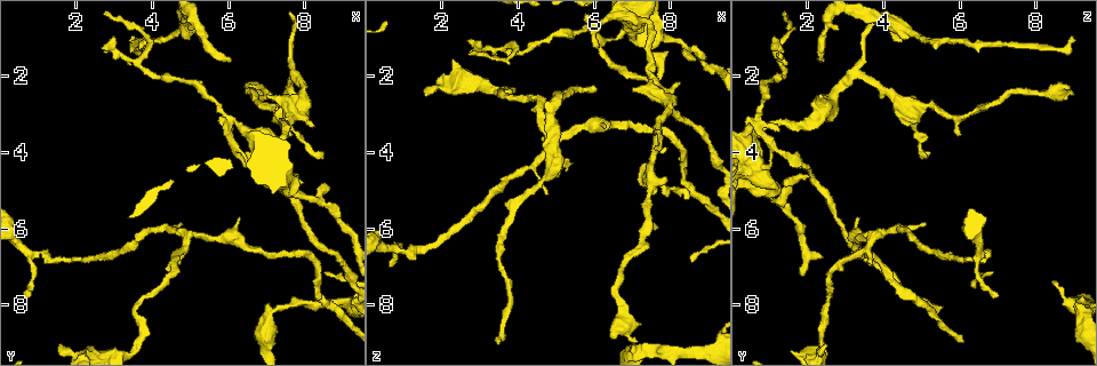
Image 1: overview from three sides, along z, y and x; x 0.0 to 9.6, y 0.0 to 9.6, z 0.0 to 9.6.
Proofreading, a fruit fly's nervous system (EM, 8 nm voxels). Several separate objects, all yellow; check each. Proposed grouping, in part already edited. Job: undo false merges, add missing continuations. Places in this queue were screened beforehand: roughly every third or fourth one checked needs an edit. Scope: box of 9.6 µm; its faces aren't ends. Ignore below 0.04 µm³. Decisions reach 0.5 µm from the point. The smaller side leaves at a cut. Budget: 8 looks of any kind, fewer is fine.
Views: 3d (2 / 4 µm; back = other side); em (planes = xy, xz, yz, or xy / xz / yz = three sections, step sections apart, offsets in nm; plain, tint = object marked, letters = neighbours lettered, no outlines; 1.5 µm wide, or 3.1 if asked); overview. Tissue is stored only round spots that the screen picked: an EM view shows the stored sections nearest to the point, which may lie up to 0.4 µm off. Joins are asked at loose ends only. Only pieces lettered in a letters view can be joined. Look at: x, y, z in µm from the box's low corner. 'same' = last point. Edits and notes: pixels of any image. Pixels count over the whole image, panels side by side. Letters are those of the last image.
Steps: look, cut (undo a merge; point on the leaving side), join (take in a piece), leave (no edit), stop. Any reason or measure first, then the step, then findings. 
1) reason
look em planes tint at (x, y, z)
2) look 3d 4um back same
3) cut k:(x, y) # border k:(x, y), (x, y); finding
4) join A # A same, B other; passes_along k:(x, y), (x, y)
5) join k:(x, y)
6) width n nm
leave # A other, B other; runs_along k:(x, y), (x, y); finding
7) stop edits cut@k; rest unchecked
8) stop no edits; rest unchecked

branch stops here
look em xy step 4 letters at (8.30, 3.30, 2.25)

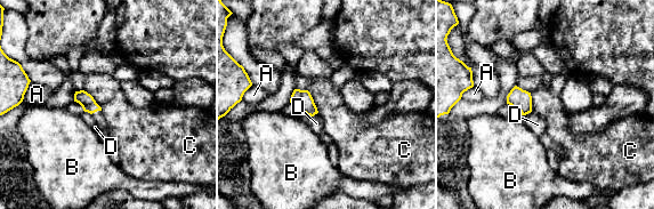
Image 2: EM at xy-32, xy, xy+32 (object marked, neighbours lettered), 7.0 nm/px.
look em xz step 8 letters same

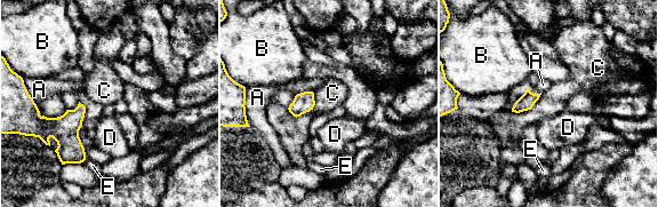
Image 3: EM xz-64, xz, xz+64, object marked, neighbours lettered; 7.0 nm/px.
leave # A other, B other, C other, D other, E other; border 3:(312, 92), (313, 109); no lettered piece goes on from it

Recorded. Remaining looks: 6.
free end
look 3d 2um back at (1.50, 9.10, 2.50)

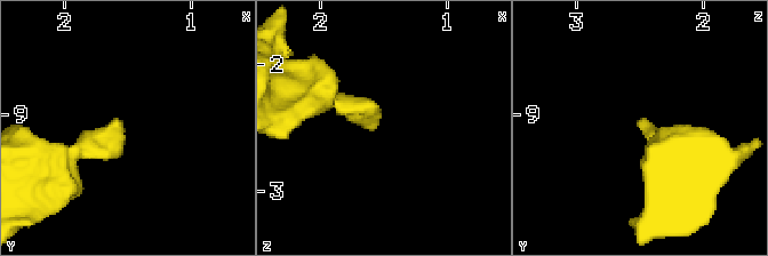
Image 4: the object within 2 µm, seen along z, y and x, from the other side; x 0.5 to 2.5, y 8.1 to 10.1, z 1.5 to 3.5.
need the tissue
look em xz step 8 tint at (1.56, 9.04, 2.48)

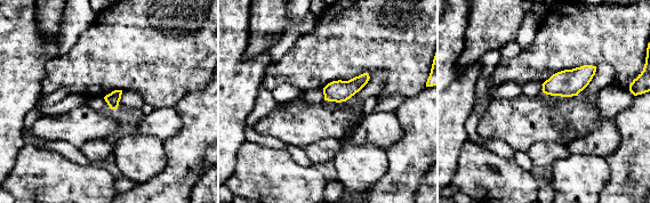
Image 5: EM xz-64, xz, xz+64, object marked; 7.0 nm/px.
look em planes letters same

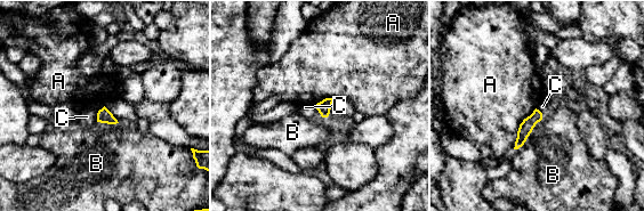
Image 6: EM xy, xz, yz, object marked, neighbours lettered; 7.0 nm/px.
leave # A other, B other, C other; border 6:(104, 105), (98, 111), (96, 121); no lettered piece goes on from it

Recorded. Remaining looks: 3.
thin end
look 3d 4um at (0.65, 7.75, 6.95)

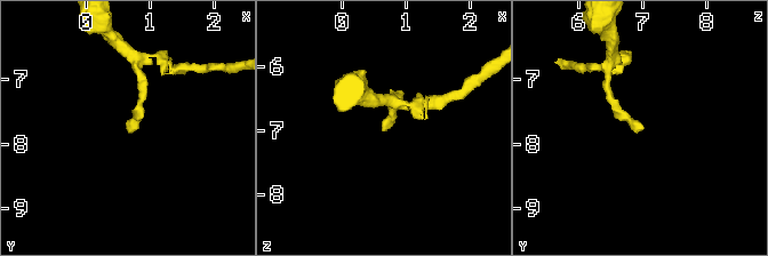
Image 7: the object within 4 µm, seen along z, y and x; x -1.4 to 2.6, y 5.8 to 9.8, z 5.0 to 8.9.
now the EM
look em xz step 8 letters at (0.60, 7.80, 7.00)

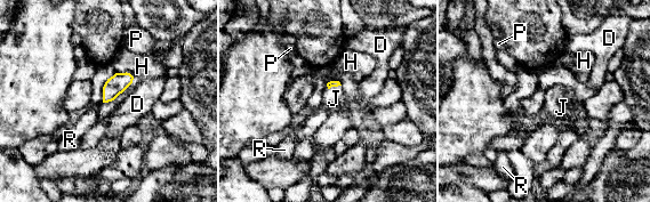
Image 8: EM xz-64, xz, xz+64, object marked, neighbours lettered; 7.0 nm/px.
another direction
look em planes letters same

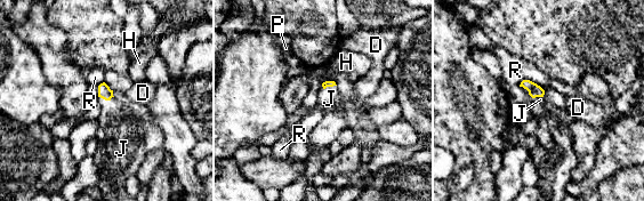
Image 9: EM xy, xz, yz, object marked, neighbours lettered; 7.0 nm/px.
join J # D other, H other, J same, P other, R other; passes_along 9:(104, 91), (106, 99), (120, 131); the cell continues

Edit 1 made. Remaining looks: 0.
stop edits join@9; rest unchecked

